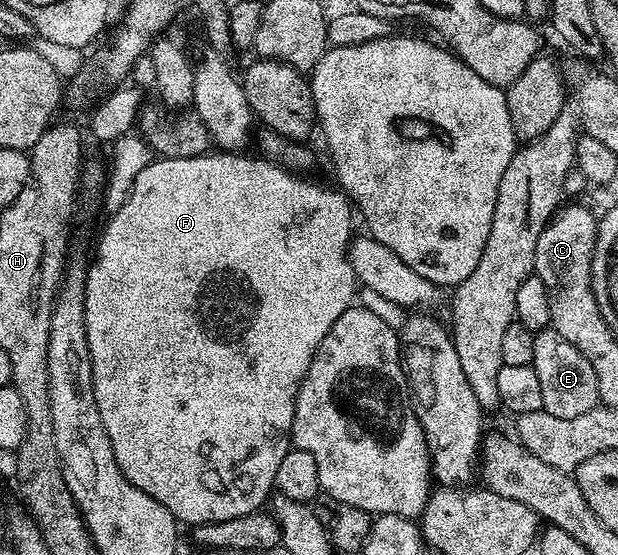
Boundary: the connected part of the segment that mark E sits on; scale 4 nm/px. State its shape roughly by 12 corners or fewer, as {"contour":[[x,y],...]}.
{"contour":[[553,327],[535,335],[541,411],[598,407],[591,362]]}

